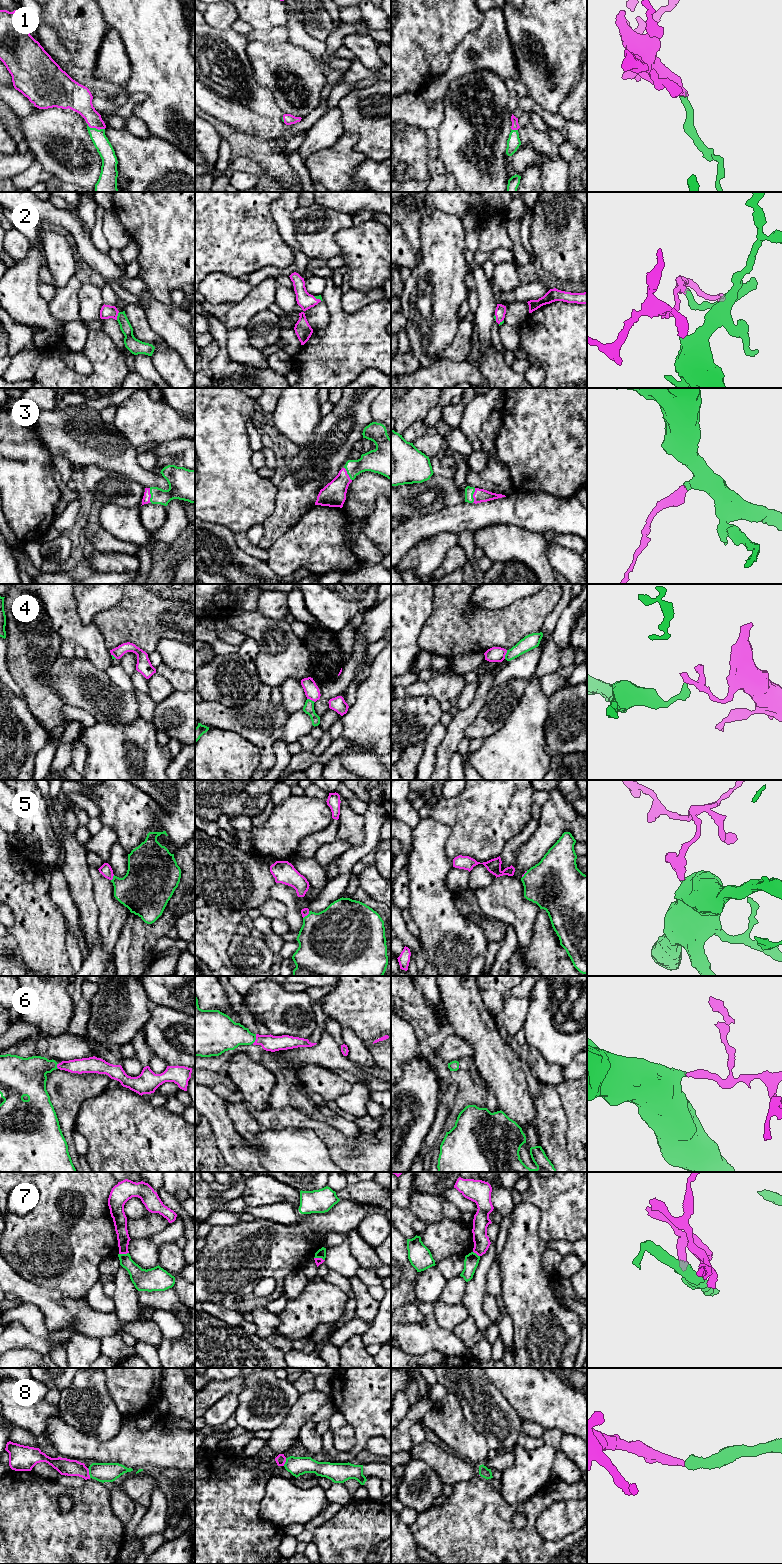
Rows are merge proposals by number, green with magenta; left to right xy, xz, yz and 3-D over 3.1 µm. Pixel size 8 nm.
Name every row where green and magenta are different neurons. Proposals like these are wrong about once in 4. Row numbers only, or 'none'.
2, 4, 7

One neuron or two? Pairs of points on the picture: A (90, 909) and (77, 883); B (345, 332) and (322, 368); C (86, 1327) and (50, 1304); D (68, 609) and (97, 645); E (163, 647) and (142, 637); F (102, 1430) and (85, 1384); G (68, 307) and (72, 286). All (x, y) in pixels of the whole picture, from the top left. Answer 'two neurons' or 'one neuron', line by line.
A: one neuron
B: one neuron
C: one neuron
D: one neuron
E: two neurons
F: one neuron
G: one neuron

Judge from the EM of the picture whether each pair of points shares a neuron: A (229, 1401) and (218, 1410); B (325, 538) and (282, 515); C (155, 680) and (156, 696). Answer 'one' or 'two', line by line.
A: one
B: two
C: one

